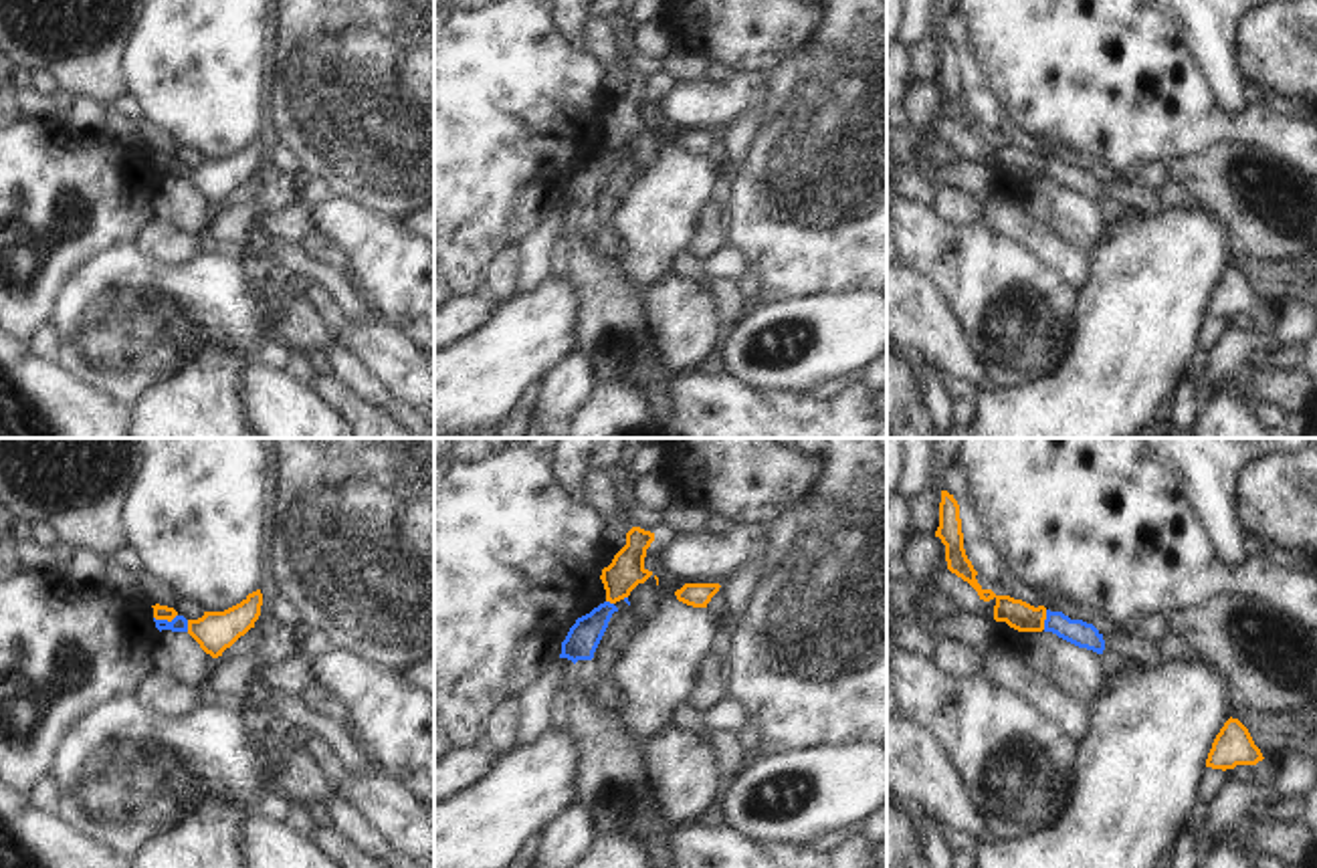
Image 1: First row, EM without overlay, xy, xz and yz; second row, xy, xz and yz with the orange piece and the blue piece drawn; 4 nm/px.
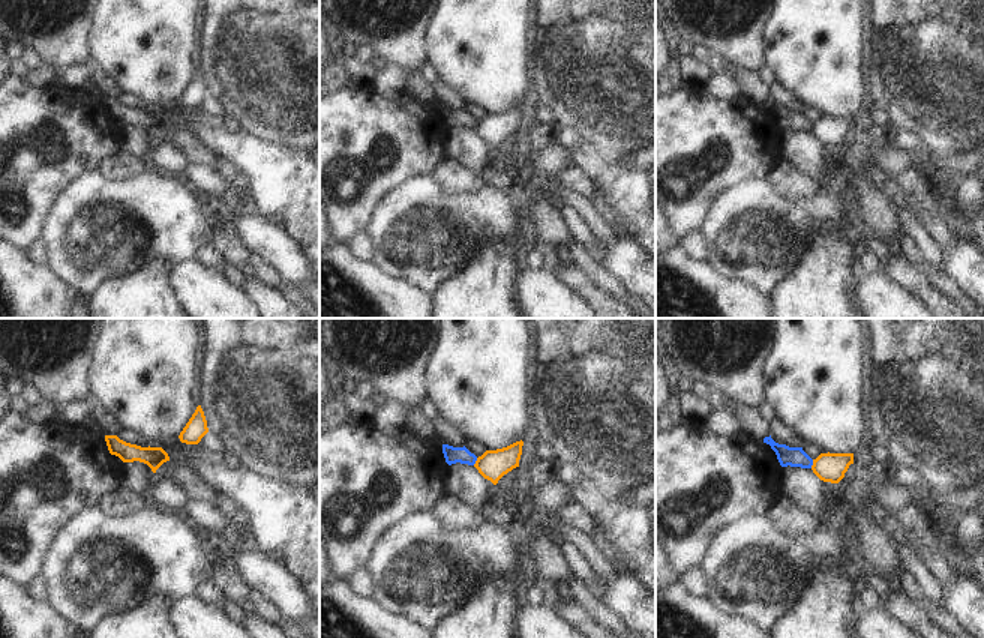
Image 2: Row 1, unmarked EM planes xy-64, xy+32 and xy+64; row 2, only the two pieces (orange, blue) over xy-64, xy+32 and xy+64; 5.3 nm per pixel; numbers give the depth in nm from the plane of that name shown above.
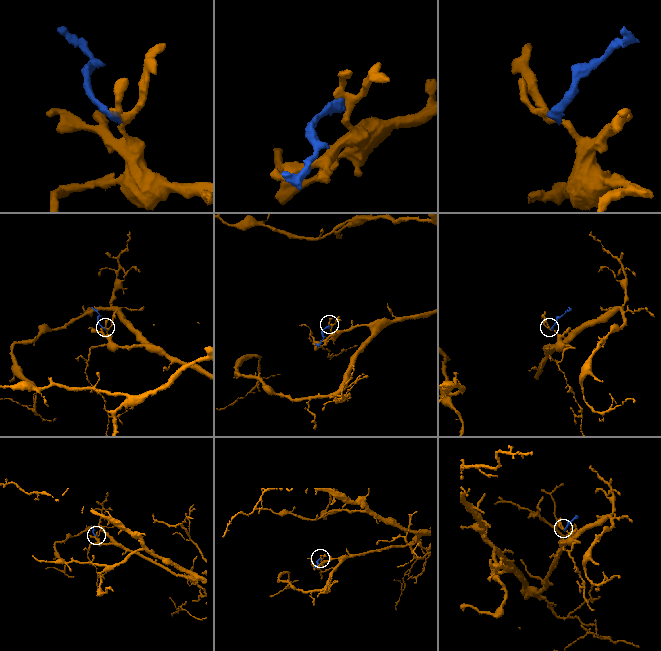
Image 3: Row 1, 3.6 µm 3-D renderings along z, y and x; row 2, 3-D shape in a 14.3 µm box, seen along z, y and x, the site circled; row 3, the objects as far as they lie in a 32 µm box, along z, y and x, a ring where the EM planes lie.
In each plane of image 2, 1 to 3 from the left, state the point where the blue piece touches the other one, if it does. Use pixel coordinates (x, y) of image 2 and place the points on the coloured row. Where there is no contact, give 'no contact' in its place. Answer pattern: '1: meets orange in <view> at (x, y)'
1: no contact
2: meets orange in xy+32 at (476, 461)
3: meets orange in xy+64 at (813, 464)

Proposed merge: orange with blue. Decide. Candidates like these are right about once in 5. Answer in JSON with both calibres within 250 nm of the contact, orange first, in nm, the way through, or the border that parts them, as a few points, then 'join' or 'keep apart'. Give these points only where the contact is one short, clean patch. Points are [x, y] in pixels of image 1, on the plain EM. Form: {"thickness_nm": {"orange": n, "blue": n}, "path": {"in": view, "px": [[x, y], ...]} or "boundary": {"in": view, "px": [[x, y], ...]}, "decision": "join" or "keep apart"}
{"thickness_nm": {"orange": 60, "blue": 60}, "boundary": {"in": "xy", "px": [[176, 162], [170, 168], [154, 166]]}, "decision": "keep apart"}

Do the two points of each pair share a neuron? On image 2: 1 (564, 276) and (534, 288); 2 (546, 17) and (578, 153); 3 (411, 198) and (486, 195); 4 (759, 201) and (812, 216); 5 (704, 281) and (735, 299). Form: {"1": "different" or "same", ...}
{"1": "different", "2": "different", "3": "same", "4": "same", "5": "same"}

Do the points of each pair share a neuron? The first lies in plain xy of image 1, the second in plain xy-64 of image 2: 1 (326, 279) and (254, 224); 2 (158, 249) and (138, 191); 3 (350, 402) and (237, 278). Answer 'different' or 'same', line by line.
1: different
2: different
3: different

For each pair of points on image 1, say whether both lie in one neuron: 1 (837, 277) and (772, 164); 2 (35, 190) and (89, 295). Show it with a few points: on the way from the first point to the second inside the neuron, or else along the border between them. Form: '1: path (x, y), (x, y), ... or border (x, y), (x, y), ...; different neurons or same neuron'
1: path (837, 249), (837, 229), (800, 192); same neuron
2: border (118, 245), (97, 251), (67, 281), (51, 311); different neurons

